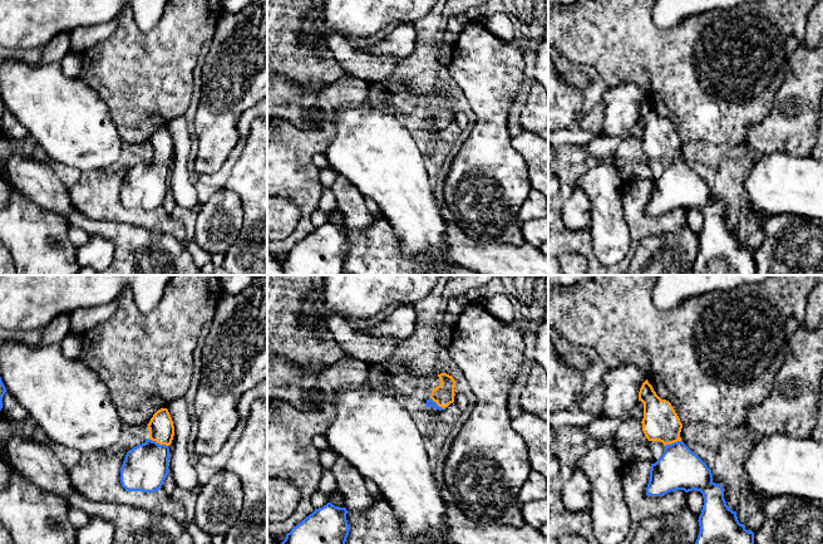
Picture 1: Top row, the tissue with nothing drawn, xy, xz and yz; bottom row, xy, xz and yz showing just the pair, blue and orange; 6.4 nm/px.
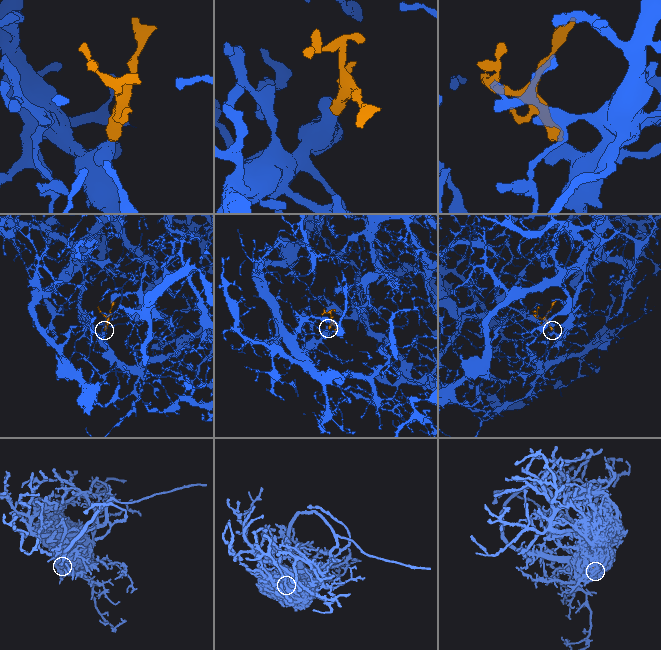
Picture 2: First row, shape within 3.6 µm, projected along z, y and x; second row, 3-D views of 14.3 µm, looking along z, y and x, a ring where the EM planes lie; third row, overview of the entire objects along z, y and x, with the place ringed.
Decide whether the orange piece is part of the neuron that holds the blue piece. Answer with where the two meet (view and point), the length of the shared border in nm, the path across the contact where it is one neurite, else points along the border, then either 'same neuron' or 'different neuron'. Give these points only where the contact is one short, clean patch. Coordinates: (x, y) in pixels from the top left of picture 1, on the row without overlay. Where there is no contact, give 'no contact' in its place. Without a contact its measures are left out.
xy (158, 162) | 130 nm | across xy (144, 187), (158, 162), (161, 145) | same neuron

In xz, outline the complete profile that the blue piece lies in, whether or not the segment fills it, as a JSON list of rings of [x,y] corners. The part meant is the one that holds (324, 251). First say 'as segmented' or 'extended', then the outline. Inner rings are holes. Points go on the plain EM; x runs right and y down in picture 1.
as segmented; [[[331,221],[315,227],[286,253],[281,261],[284,275],[344,275],[350,250],[348,231]]]

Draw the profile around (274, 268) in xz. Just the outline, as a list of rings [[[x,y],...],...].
[[[267,251],[267,275],[284,275],[281,263]]]

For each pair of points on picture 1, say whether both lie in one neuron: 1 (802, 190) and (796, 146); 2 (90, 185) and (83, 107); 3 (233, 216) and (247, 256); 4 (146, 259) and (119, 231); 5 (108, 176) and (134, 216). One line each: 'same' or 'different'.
1: different
2: different
3: different
4: same
5: same

